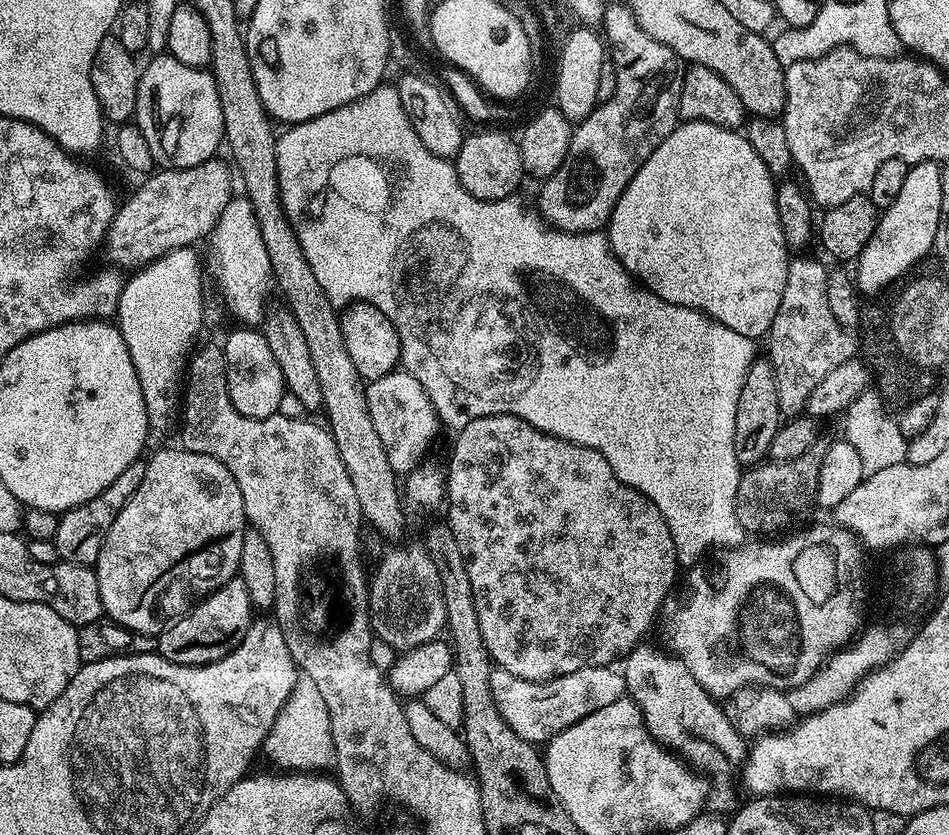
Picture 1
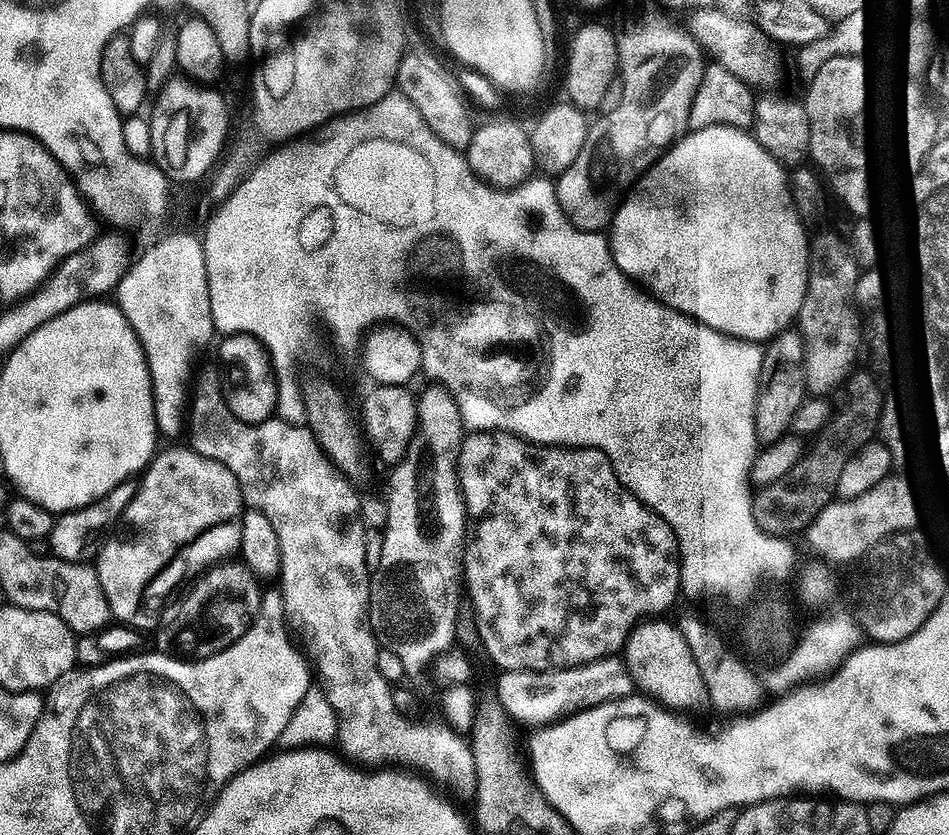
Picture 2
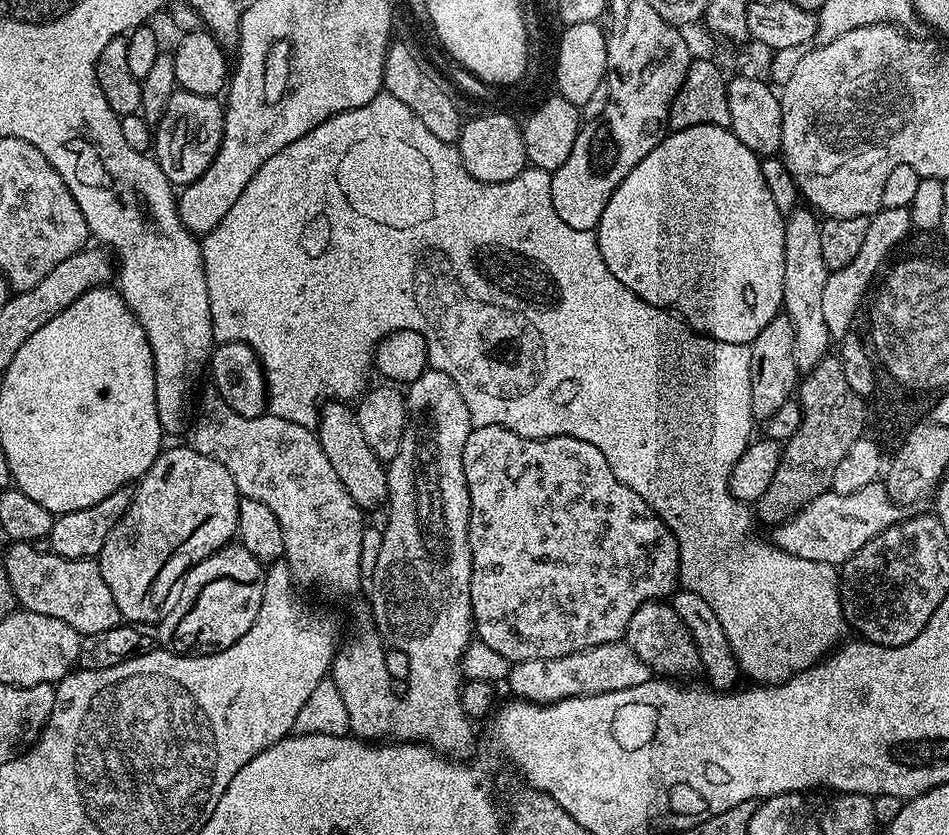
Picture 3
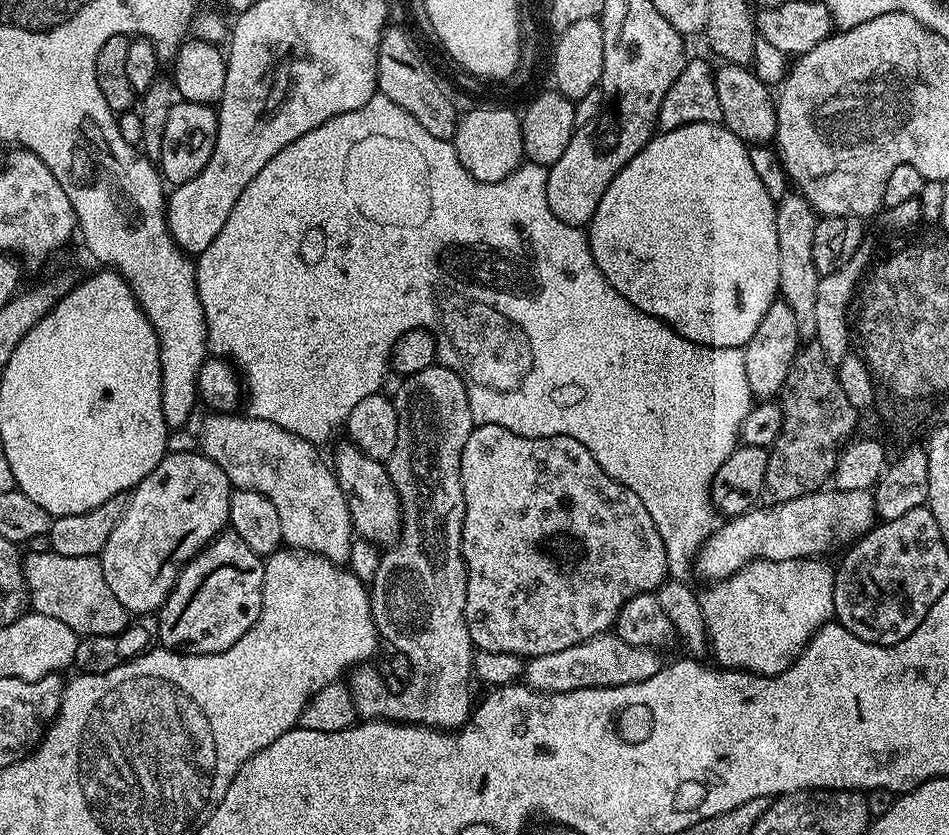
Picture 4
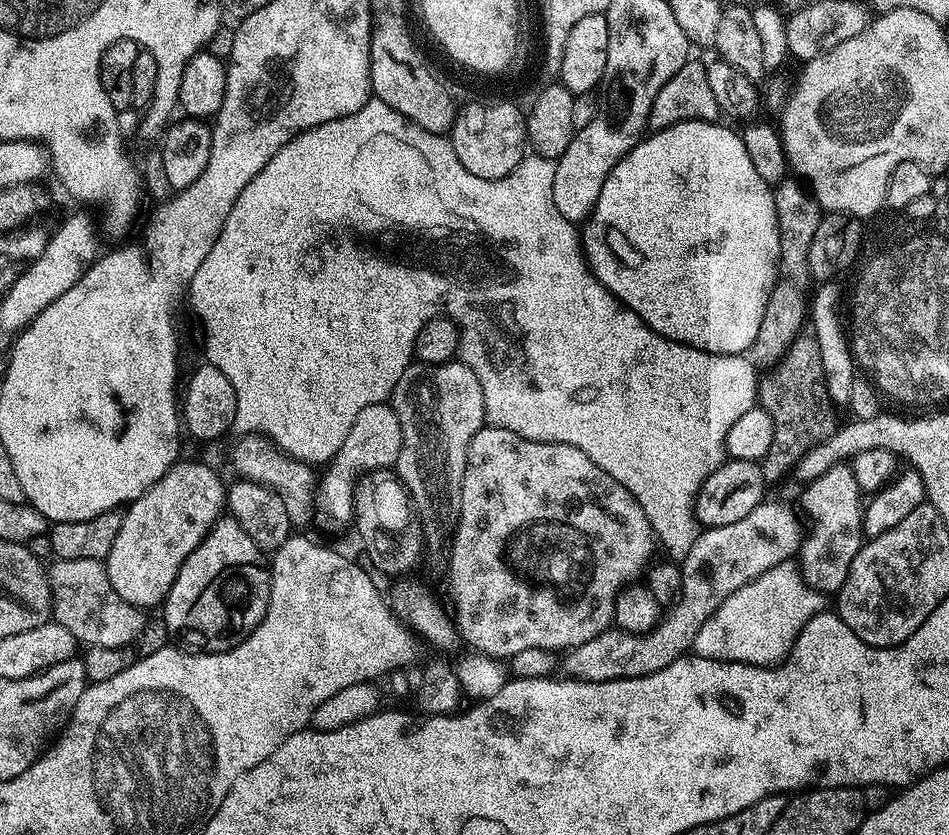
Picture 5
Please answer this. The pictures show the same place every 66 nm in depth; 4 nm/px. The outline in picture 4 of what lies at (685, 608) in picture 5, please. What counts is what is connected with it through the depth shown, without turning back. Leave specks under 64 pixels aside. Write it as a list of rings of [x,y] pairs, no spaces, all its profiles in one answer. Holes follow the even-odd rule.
[[[819,490],[796,497],[792,501],[782,502],[772,507],[752,506],[748,511],[725,519],[712,533],[710,539],[700,547],[694,565],[695,575],[700,575],[704,582],[719,582],[727,580],[738,570],[742,570],[753,560],[803,560],[805,558],[820,558],[831,550],[835,544],[843,540],[855,541],[864,536],[877,523],[876,498],[871,491],[842,492],[839,490]],[[605,634],[586,642],[578,642],[578,646],[566,646],[566,650],[554,650],[554,654],[531,657],[525,663],[522,680],[535,692],[569,692],[583,688],[626,686],[654,678],[654,674],[658,674],[662,667],[660,655],[655,648],[639,648],[618,635]]]

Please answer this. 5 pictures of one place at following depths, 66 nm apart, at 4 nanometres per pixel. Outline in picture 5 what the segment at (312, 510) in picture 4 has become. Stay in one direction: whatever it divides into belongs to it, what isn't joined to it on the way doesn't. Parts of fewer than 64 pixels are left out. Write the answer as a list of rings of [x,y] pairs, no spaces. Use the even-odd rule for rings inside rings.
[[[246,434],[232,448],[232,464],[236,467],[237,477],[253,480],[270,490],[274,490],[282,498],[282,506],[286,506],[286,514],[293,525],[300,526],[312,516],[312,507],[318,500],[318,476],[313,465],[294,458],[284,452],[276,443],[261,434]]]

